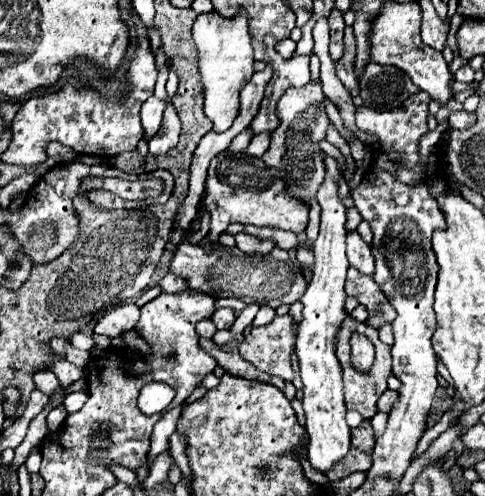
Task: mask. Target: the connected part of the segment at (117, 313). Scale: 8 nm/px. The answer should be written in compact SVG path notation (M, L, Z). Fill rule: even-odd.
M129 302L129 304L121 304L117 308L113 308L111 312L107 312L97 324L95 324L95 334L101 336L109 336L109 338L117 338L123 332L135 330L135 324L139 320L139 308Z

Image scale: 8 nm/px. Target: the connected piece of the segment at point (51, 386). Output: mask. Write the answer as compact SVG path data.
M37 372L35 374L35 384L37 384L37 388L41 392L45 392L47 396L51 396L57 390L59 380L57 380L57 376L53 372Z

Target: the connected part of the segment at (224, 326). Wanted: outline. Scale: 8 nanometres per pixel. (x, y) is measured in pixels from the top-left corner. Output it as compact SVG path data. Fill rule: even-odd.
M221 308L221 310L217 310L217 312L213 314L213 322L215 322L215 326L217 326L219 330L229 330L231 324L235 322L233 310L231 310L231 308Z

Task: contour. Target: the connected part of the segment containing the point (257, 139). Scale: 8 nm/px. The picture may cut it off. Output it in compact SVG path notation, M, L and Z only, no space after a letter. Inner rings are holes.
M271 132L255 134L253 140L249 142L249 146L247 146L245 152L247 152L249 156L257 156L257 158L261 158L263 152L267 152L267 148L269 148L269 140L271 140Z

